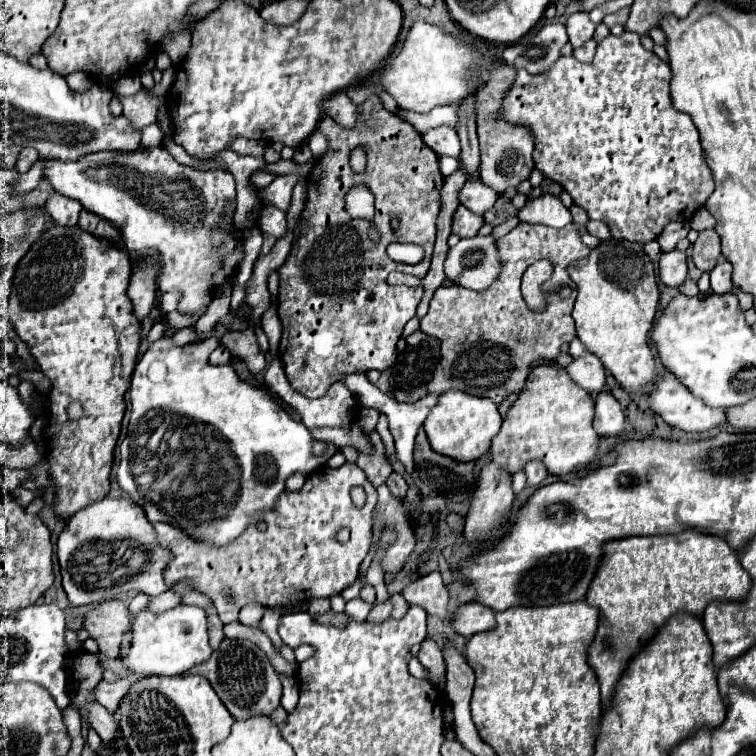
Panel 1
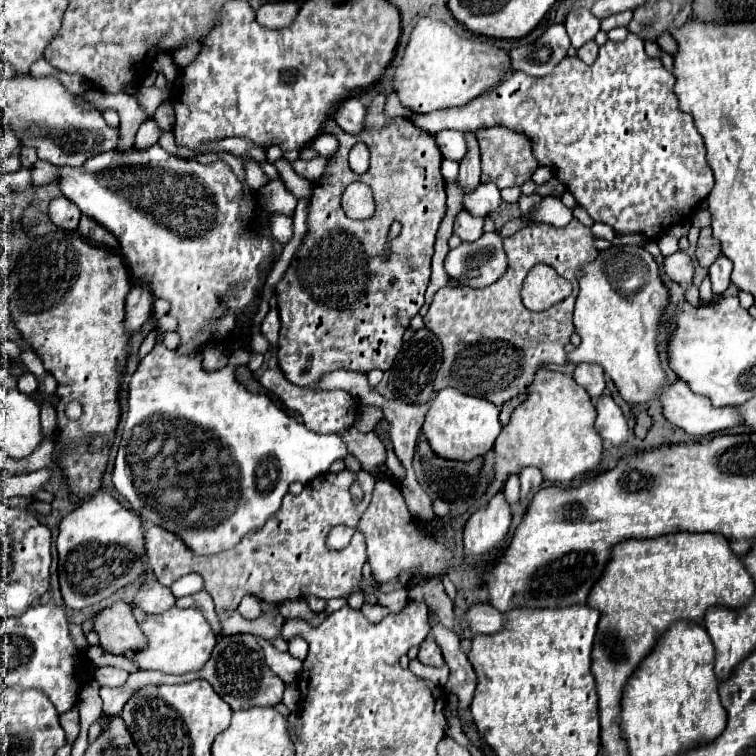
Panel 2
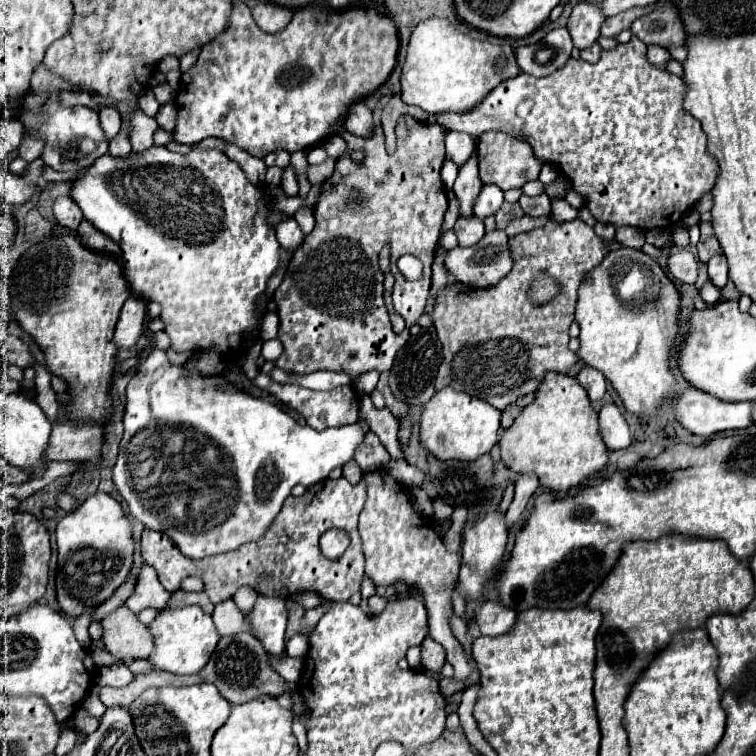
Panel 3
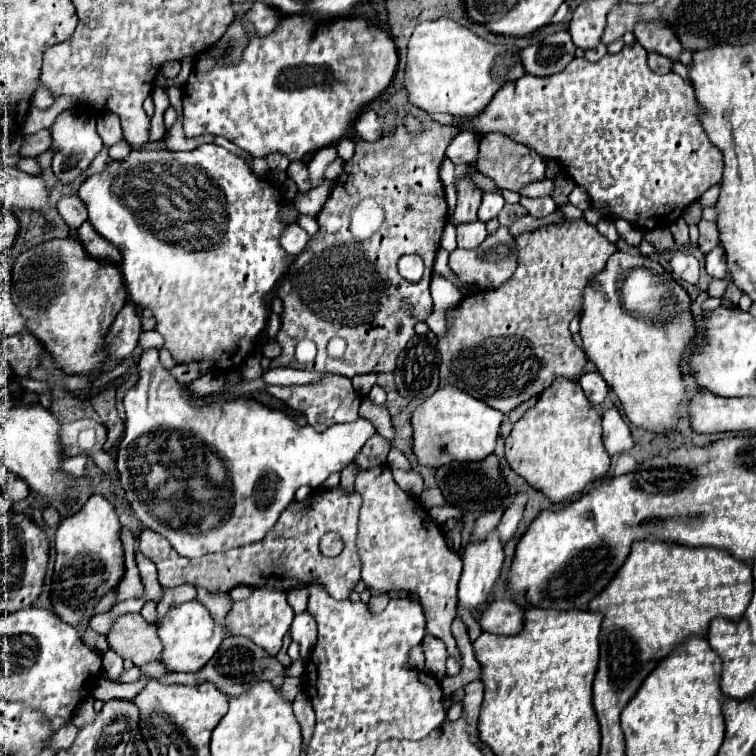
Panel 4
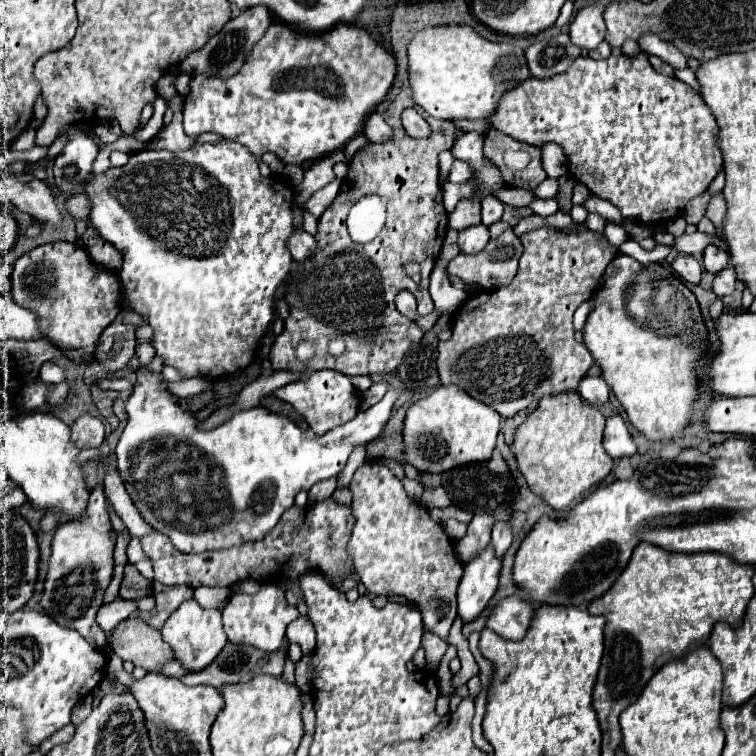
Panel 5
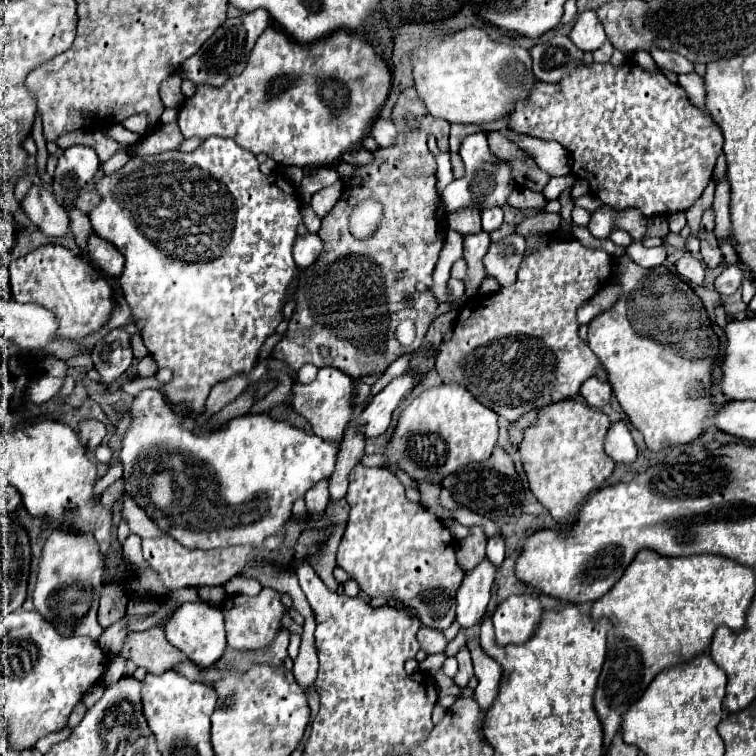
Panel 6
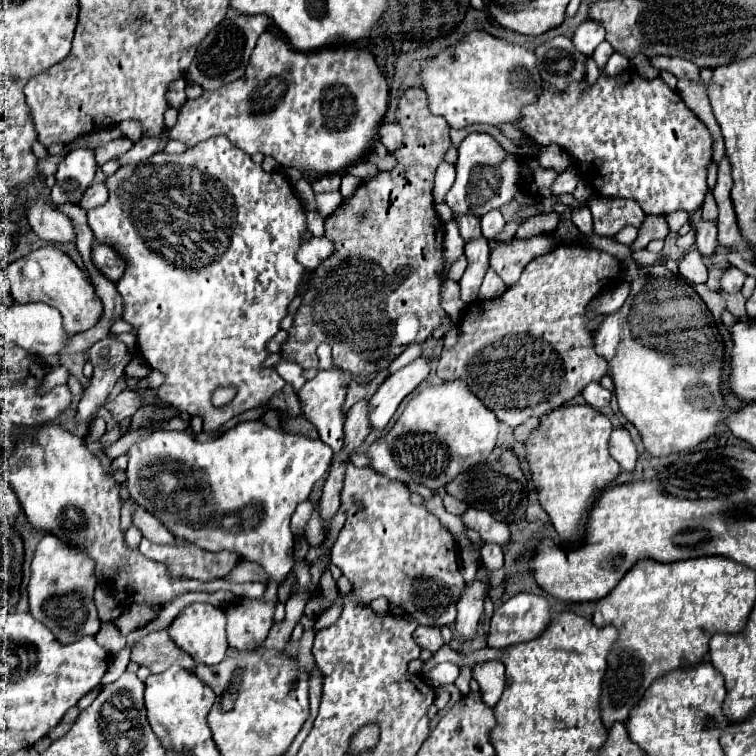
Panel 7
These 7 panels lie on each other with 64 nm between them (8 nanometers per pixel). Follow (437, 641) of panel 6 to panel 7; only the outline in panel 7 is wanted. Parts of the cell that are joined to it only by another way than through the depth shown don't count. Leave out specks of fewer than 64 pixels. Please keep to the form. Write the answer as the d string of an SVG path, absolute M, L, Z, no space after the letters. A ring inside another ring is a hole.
M418 626L414 632L414 640L420 648L426 648L430 652L436 652L444 644L440 636L440 628L436 626Z

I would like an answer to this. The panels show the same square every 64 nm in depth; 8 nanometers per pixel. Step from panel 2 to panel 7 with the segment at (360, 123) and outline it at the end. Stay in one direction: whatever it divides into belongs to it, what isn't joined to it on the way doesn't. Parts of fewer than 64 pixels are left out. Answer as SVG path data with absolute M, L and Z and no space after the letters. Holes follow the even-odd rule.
M382 124L380 126L380 142L390 150L390 152L396 152L400 146L402 146L402 140L404 140L404 132L398 124Z

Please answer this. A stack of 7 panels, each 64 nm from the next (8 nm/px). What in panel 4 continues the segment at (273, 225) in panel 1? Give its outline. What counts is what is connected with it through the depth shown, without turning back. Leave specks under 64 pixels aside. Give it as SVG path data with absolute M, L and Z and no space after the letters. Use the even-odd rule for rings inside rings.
M290 224L290 226L284 230L282 238L280 238L282 248L284 248L290 256L300 256L300 254L304 252L304 248L308 246L308 242L310 242L308 232L304 232L298 224Z

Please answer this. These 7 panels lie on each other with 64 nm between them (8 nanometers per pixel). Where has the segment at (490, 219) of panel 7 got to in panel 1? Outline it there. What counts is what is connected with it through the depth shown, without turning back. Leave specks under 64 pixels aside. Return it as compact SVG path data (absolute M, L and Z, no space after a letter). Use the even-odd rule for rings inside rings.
M474 180L464 184L458 198L468 210L472 210L478 216L484 216L490 208L494 208L498 194L490 186L484 186L480 180Z

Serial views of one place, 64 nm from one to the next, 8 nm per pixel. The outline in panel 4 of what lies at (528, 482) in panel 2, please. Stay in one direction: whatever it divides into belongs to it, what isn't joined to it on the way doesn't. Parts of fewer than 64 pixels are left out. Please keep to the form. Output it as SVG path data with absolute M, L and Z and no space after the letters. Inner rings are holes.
M518 494L516 500L508 506L508 510L504 512L500 524L496 526L496 532L498 532L498 538L502 544L506 544L508 540L512 540L514 532L516 532L516 526L522 518L522 510L524 510L524 504L526 504L526 494Z

